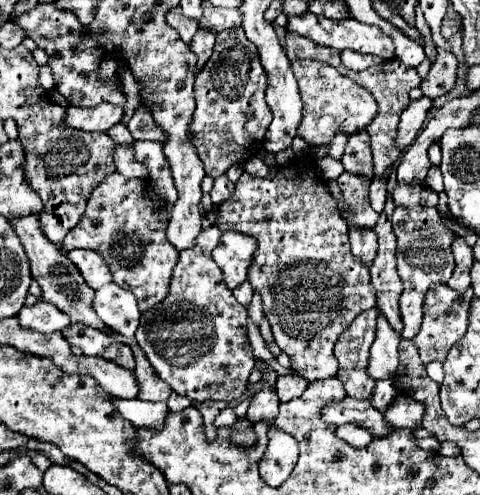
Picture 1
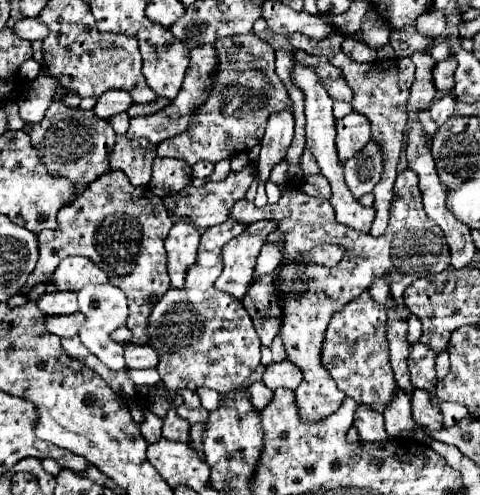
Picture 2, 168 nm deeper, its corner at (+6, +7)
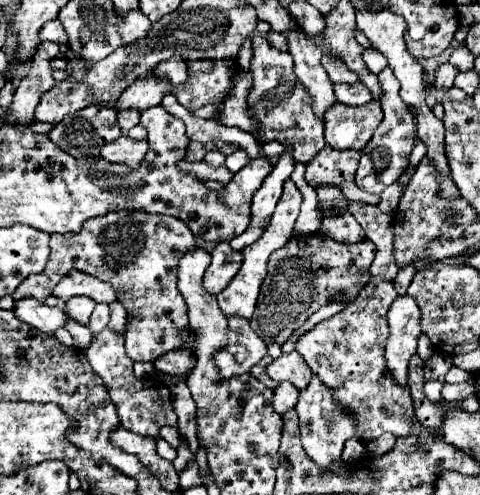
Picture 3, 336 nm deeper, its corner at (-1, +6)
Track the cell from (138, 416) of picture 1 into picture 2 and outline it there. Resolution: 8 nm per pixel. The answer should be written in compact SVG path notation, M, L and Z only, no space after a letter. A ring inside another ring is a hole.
M147 407L143 409L143 413L145 413L145 419L143 419L143 423L139 425L139 427L141 427L141 433L143 433L143 437L147 439L147 443L155 443L155 441L161 439L163 419L161 419L159 415L155 415L153 411L149 411Z

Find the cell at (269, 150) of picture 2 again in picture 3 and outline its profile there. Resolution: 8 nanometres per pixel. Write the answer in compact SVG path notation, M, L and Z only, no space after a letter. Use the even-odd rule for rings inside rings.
M286 150L280 156L280 162L274 166L274 170L264 180L264 186L260 186L260 190L254 194L252 206L250 206L250 218L252 218L250 226L240 236L232 238L230 242L232 250L240 252L264 234L264 224L272 218L276 202L282 194L282 184L286 178L290 178L292 170L294 170L294 158L292 158L292 152Z

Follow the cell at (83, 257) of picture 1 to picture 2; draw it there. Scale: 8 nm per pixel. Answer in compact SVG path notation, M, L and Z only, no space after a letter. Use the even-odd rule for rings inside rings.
M65 257L59 263L59 267L55 269L53 281L57 281L57 289L59 291L63 291L63 289L67 289L67 291L79 291L87 283L105 283L107 281L107 275L97 265L93 265L93 261L87 259L87 257Z

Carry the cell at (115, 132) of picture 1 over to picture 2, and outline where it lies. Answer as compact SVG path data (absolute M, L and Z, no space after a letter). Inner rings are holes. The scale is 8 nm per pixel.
M127 113L113 115L113 117L109 119L109 123L111 123L111 127L113 127L113 131L115 131L117 135L125 135L125 133L127 133L127 127L129 127L129 115L127 115Z

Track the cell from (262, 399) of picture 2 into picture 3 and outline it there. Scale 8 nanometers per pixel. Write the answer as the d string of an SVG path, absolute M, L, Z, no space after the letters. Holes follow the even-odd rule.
M282 382L276 390L274 390L274 410L278 414L284 414L286 410L296 406L296 398L298 398L298 390L290 384L290 382Z

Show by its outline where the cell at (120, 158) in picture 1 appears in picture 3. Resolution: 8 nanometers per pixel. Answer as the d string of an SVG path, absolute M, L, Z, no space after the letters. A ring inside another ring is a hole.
M120 136L116 142L106 144L100 150L100 156L106 158L108 162L118 162L118 164L136 168L136 166L140 166L146 150L148 150L146 140L132 140L128 136Z

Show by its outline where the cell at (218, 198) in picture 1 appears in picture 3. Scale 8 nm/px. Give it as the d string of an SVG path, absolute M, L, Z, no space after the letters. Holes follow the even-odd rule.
M236 150L234 154L230 154L230 156L226 158L226 166L228 166L232 172L242 170L244 164L248 164L248 154L244 154L244 150Z

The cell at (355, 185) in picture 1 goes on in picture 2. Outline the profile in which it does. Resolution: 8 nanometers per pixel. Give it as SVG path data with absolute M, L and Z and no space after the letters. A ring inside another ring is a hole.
M371 141L371 145L365 147L361 153L357 153L357 157L351 157L349 161L343 163L343 171L345 171L347 187L355 199L363 197L365 193L371 193L373 185L377 183L377 177L381 177L381 157L377 157L377 145L373 145Z

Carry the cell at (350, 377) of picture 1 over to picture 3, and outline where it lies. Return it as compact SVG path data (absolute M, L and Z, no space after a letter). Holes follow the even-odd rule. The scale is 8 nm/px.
M372 276L354 302L346 304L334 318L318 322L296 342L296 352L306 360L310 370L320 376L320 382L332 390L336 404L356 416L358 438L366 444L384 432L402 436L412 430L414 412L410 392L390 378L384 362L384 346L388 338L386 314L396 296L392 280Z

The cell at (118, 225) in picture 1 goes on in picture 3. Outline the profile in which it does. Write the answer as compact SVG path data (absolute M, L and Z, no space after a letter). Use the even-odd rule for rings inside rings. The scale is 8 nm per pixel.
M112 212L102 218L92 218L80 234L52 234L50 260L44 272L30 274L12 294L18 298L36 298L44 302L54 286L70 270L96 276L110 282L120 296L116 300L126 308L126 352L132 360L156 362L172 350L180 350L188 338L188 310L178 290L178 262L184 254L196 248L196 238L190 228L172 216L144 212Z

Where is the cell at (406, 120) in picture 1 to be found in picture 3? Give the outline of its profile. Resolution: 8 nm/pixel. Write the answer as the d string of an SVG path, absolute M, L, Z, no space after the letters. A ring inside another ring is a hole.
M442 64L438 70L436 70L436 88L438 90L448 90L448 88L452 88L452 84L454 84L454 78L456 78L456 74L458 74L460 70L456 68L456 66L452 66L452 64Z

